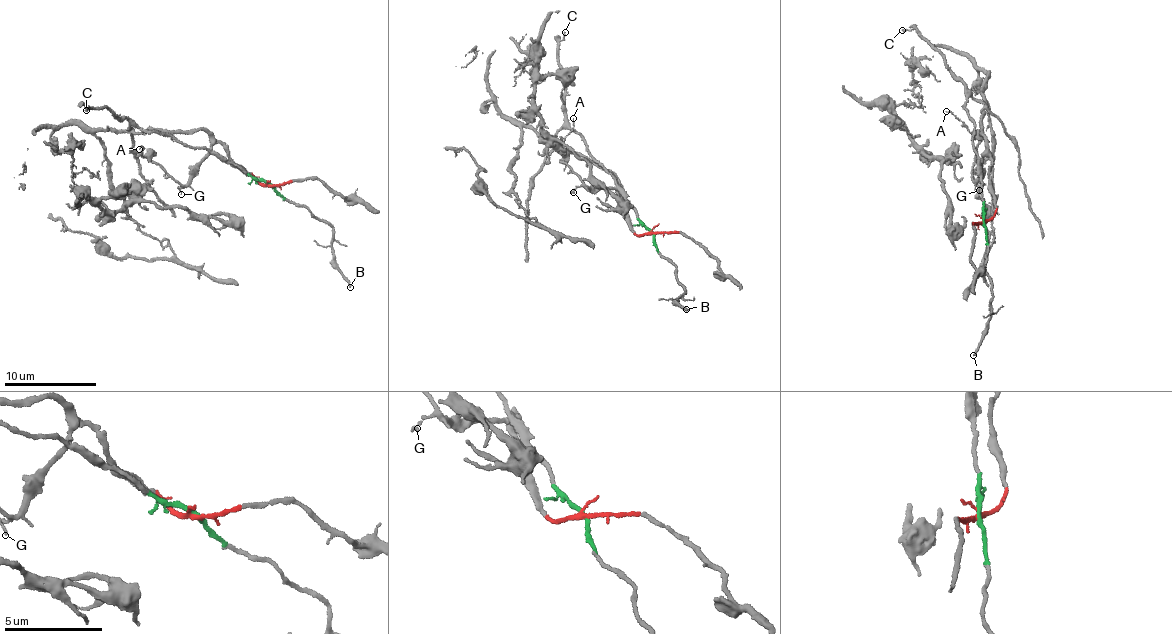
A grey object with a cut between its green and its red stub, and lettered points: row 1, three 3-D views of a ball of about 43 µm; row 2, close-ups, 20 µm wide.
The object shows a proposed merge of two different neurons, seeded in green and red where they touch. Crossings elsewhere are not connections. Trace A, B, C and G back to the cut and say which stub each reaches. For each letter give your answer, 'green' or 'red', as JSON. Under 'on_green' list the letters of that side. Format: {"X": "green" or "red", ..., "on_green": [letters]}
{"A": "red", "B": "green", "C": "green", "G": "red", "on_green": ["B", "C"]}

